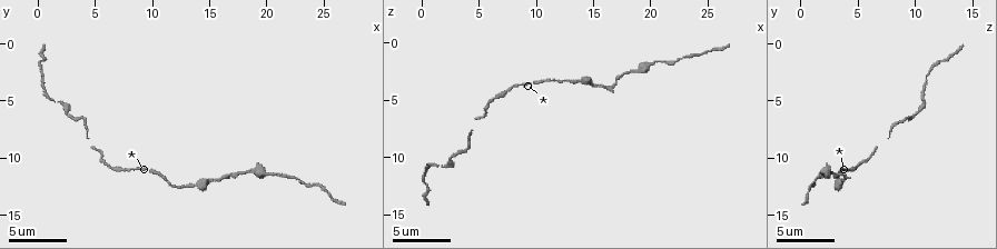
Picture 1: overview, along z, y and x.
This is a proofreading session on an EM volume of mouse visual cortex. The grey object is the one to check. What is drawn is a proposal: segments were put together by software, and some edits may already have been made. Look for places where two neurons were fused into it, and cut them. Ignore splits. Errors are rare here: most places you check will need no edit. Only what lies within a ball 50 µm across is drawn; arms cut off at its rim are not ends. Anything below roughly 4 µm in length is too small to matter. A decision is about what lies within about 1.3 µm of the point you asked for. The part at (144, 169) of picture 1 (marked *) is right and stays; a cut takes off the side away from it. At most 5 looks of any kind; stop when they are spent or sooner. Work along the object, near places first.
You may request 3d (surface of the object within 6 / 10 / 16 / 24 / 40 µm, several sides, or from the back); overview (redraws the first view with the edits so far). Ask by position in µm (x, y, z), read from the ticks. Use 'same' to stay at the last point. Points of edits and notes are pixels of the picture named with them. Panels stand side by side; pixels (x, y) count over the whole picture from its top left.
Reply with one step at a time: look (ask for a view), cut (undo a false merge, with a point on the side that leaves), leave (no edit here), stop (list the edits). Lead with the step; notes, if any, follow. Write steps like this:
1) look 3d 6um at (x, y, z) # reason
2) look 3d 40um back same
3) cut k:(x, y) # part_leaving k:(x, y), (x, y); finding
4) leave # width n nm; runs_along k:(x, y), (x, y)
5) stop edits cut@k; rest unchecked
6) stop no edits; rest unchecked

look 3d 6um at (19.8, 11.4, 2.2) # sudden change in width

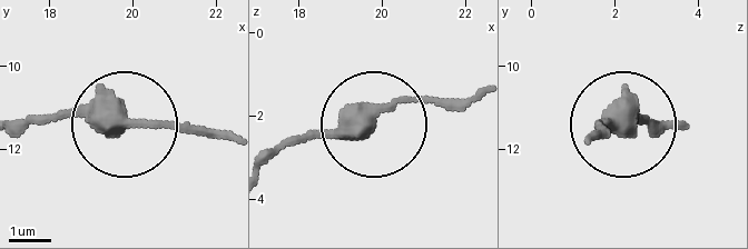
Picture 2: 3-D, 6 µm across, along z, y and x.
look 3d 6um back at (19.75, 11.30, 2.05)

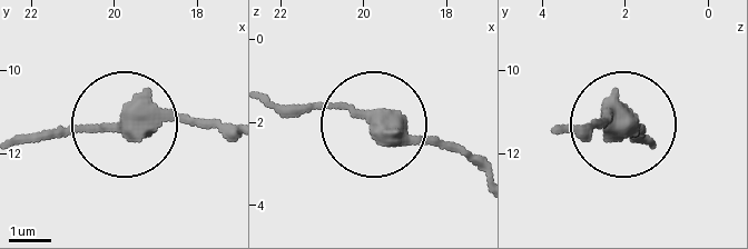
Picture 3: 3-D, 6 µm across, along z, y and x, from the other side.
leave # width 430 nm; runs_along 3:(471, 161), (333, 108), (273, 108); one neuron here

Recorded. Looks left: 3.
look 3d 10um at (13.0, 12.4, 3.2) # calibre changes

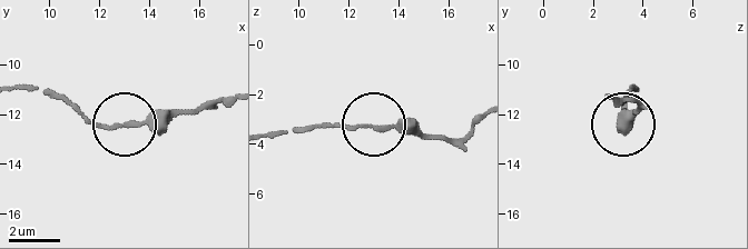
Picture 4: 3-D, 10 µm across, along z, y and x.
leave # runs_along 4:(32, 89), (61, 93), (112, 128), (194, 115); one neuron here

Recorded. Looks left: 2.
look 3d 10um at (1.6, 4.8, 10.8) # narrows sharply

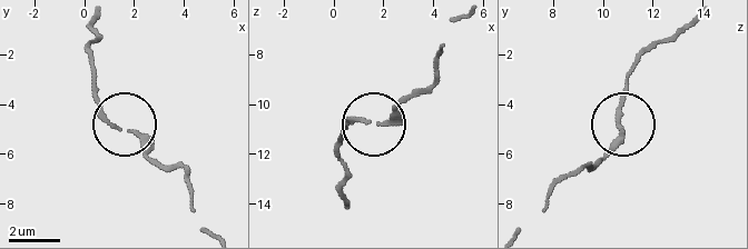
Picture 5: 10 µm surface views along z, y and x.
look 3d 6um at (1.4, 5.0, 10.7)

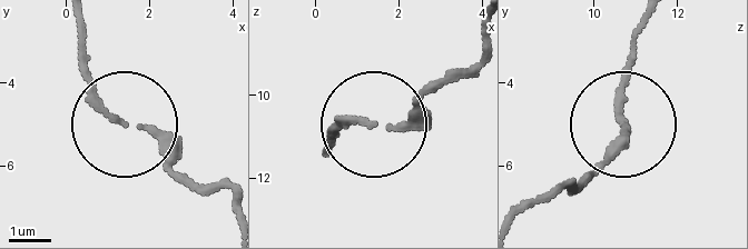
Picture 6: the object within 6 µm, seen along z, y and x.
leave # width 160 nm; runs_along 6:(226, 186), (183, 171), (108, 108), (80, 37); continuous, no second neuron

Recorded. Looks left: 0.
stop no edits; rest unchecked

